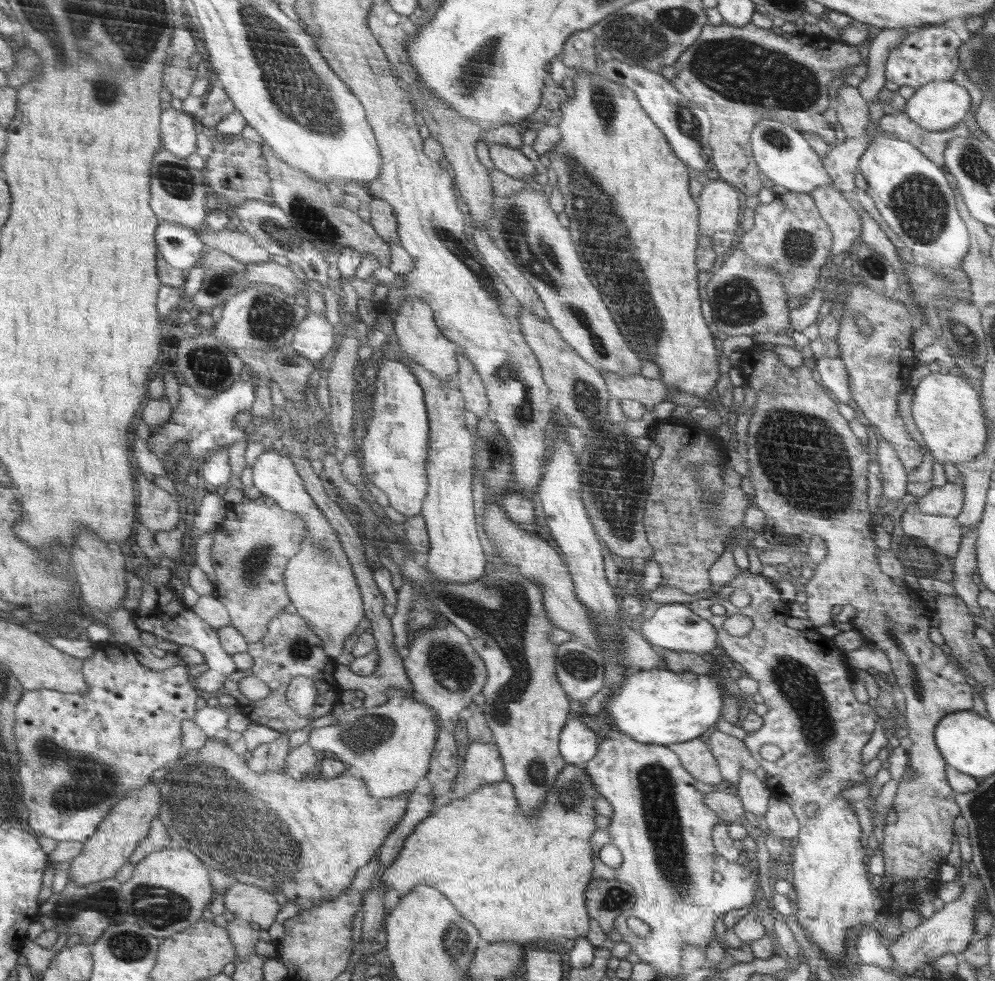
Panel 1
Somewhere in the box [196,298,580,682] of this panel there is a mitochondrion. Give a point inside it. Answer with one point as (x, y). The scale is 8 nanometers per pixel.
(521, 412)

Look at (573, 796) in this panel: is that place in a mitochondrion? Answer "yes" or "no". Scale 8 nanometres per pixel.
yes

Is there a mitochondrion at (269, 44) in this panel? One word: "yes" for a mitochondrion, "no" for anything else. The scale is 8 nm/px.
yes

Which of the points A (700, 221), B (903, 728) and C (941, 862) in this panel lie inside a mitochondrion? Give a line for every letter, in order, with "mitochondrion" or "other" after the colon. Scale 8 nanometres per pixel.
A: other
B: other
C: other

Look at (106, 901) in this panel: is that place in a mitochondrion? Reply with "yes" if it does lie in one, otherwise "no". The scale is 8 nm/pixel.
yes

